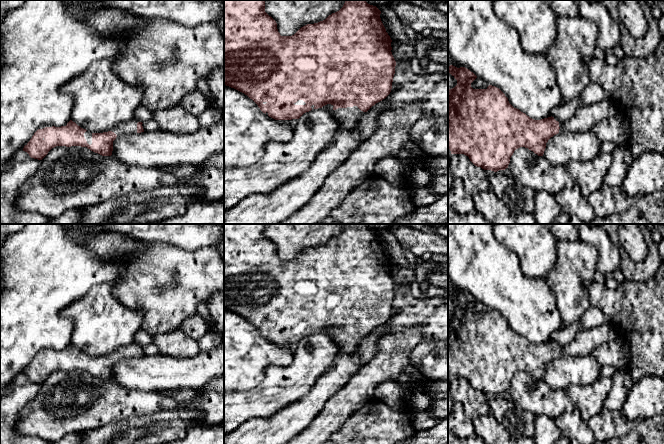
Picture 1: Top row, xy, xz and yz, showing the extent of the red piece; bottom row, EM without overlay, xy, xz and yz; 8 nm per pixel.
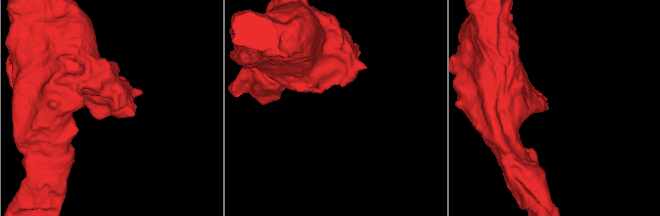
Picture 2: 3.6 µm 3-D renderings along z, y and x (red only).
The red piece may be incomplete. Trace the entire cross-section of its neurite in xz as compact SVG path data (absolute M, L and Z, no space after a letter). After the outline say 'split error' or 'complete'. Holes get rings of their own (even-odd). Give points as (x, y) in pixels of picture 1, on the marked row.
M224 0L224 85L234 88L252 99L269 117L296 128L298 119L306 112L333 105L334 117L348 130L355 128L362 115L391 92L396 61L392 55L391 38L380 18L381 11L366 0L345 0L343 7L325 20L301 27L292 36L281 36L276 21L265 12L265 0Z | split error

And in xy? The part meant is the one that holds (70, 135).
M133 118L119 124L111 131L103 133L87 131L72 120L61 127L44 125L34 133L30 141L24 146L23 151L27 152L31 158L42 160L56 146L81 146L102 156L111 156L113 141L116 137L144 132L142 124Z | split error

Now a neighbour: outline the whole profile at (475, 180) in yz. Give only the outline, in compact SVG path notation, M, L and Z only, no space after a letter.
M452 154L448 163L455 177L459 177L468 193L474 194L491 188L484 169L475 166L464 154Z

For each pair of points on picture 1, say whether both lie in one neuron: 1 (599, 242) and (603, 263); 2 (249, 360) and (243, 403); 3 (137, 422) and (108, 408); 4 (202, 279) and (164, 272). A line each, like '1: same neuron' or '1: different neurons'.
1: same neuron
2: different neurons
3: different neurons
4: same neuron

